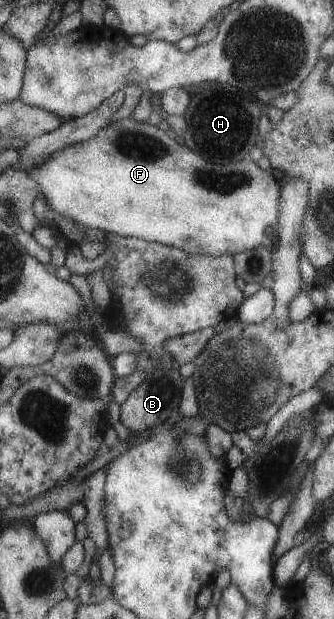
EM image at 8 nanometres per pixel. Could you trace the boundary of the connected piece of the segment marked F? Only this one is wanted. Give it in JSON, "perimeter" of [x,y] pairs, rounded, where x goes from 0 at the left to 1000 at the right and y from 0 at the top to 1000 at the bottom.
{"perimeter":[[[392,189],[362,192],[320,202],[287,221],[278,221],[266,229],[231,233],[231,236],[207,236],[177,244],[144,260],[105,270],[96,278],[96,286],[105,286],[120,294],[120,302],[129,313],[153,334],[183,346],[189,351],[266,368],[302,368],[320,372],[323,376],[347,376],[356,381],[386,383],[410,381],[410,384],[434,384],[452,391],[482,391],[482,394],[506,394],[542,404],[566,401],[590,401],[602,397],[602,410],[632,410],[632,414],[662,414],[662,410],[707,412],[728,405],[746,405],[763,399],[793,399],[808,405],[820,402],[826,388],[832,386],[826,365],[835,349],[838,307],[844,305],[847,289],[817,279],[811,275],[787,275],[746,255],[728,255],[722,249],[722,231],[716,225],[716,249],[710,255],[686,258],[686,262],[638,262],[638,252],[602,252],[602,246],[578,246],[578,239],[566,239],[536,225],[506,221],[506,216],[476,205],[452,202],[440,197],[416,197]]]}

